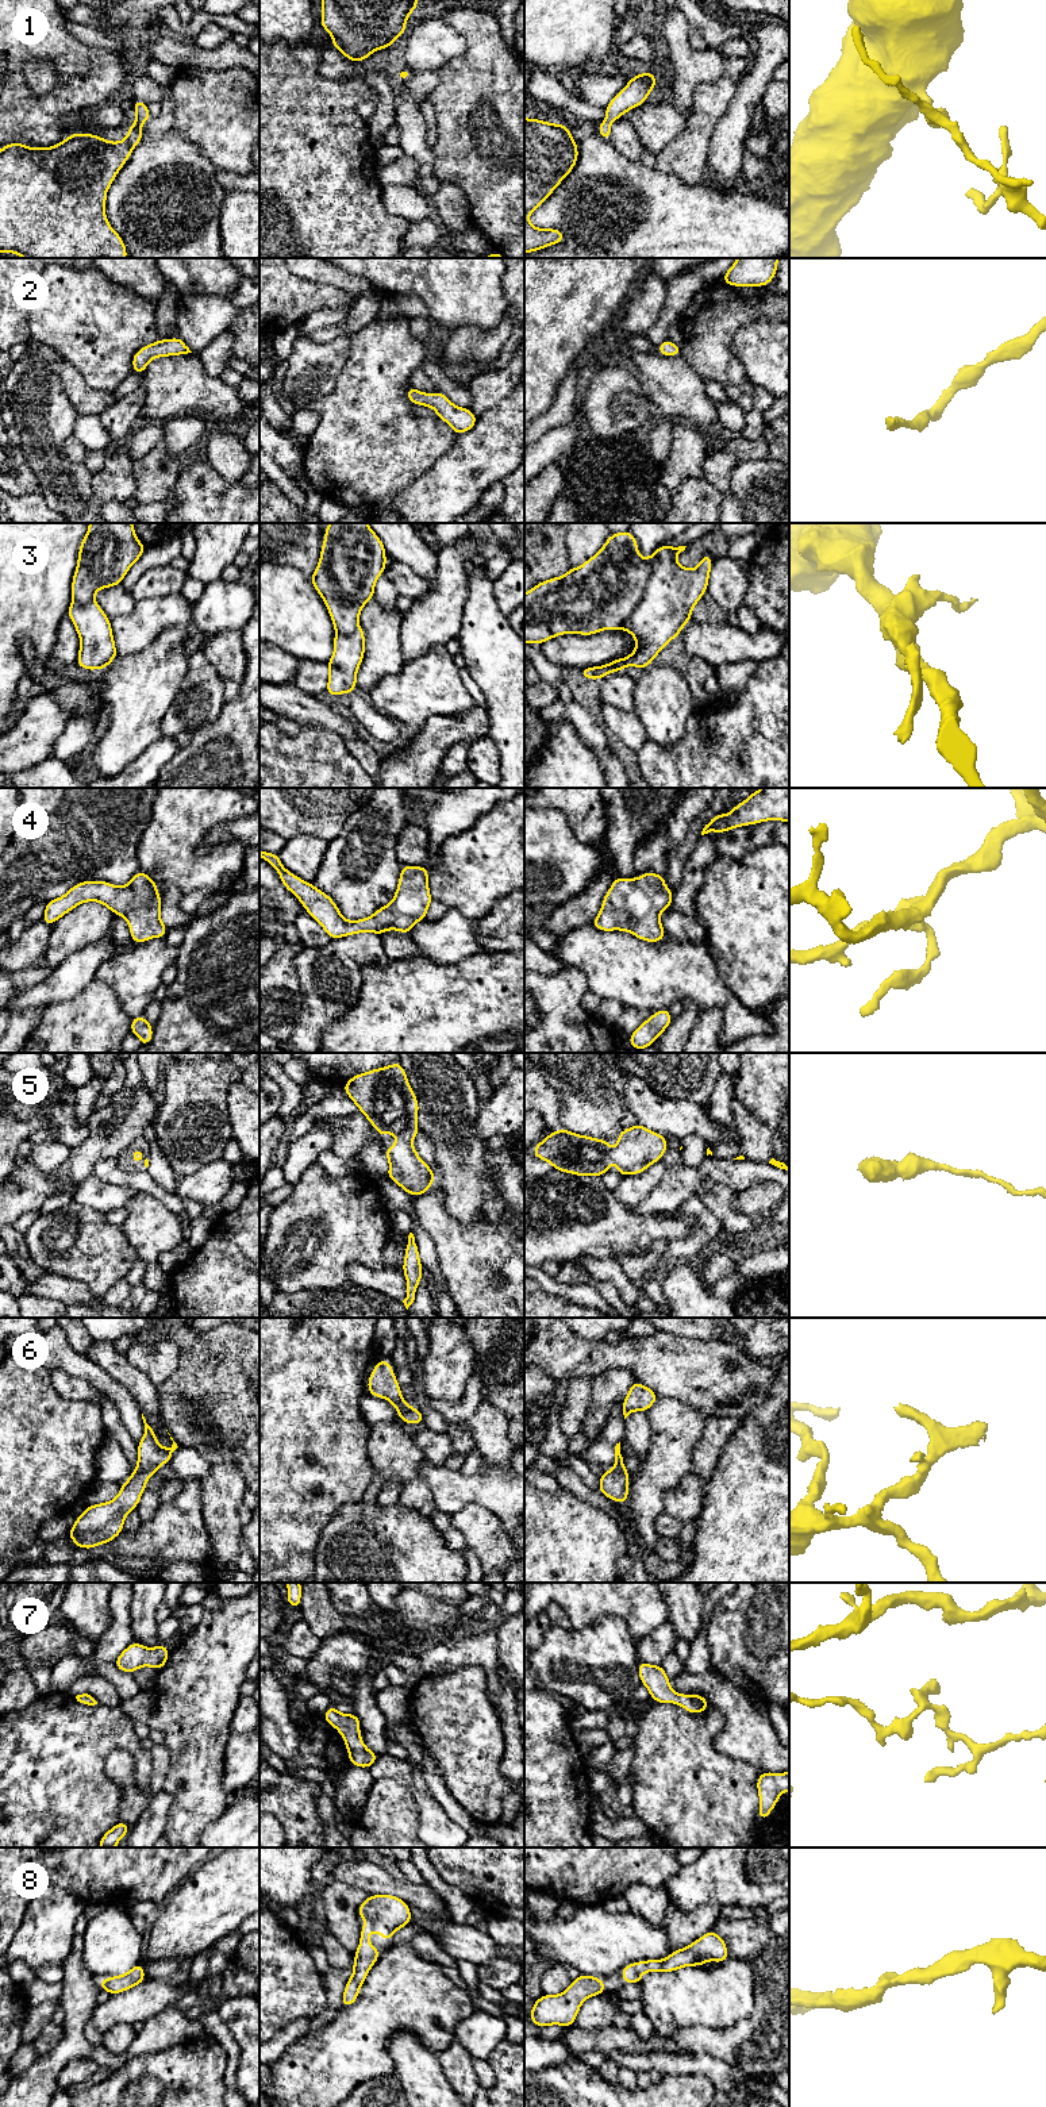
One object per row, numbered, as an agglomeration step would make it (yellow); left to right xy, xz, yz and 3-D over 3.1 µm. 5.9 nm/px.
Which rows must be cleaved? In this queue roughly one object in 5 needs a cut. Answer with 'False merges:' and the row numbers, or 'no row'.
False merges: 3

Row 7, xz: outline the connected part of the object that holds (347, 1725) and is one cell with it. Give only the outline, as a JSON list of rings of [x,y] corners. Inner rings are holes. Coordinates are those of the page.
[[[331,1704],[323,1719],[335,1727],[345,1739],[350,1765],[369,1769],[374,1764],[380,1754],[365,1746],[359,1733],[361,1722],[354,1712],[341,1714],[337,1711],[335,1704]]]

